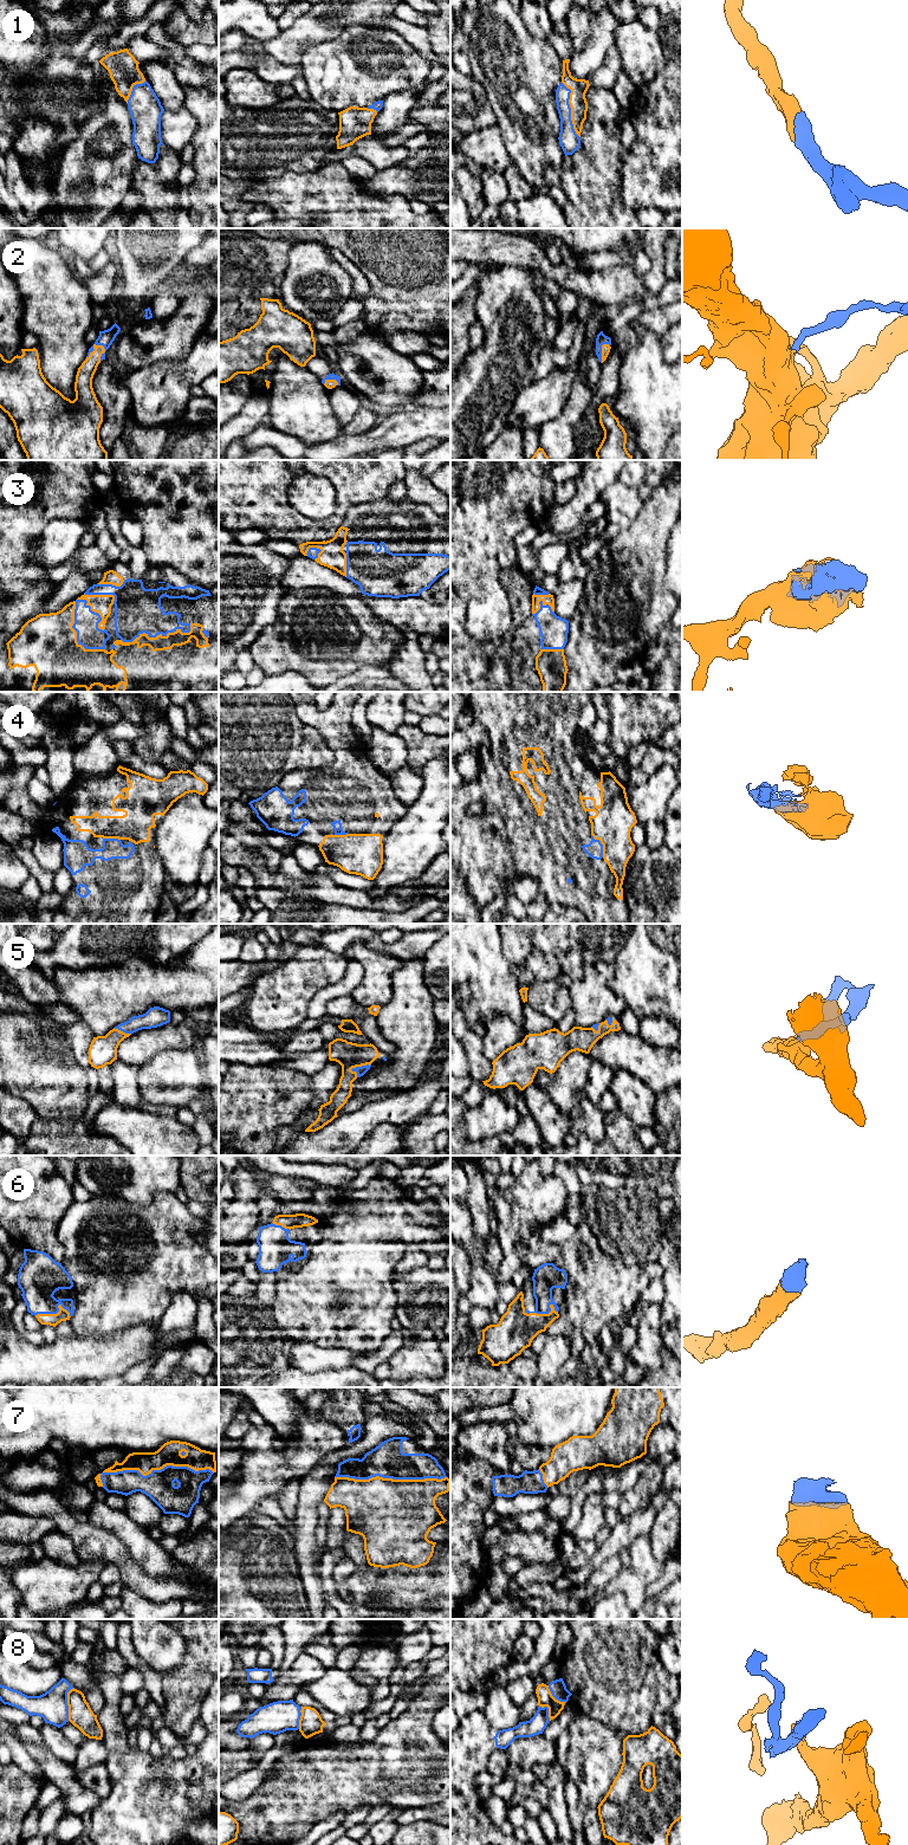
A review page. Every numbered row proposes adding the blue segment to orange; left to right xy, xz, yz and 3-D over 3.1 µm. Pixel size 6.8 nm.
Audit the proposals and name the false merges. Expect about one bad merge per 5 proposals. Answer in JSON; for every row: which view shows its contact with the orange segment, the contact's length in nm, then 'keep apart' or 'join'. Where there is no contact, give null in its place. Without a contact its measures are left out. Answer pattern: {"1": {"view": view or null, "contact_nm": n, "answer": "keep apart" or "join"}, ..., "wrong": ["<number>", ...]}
{"1": {"view": "yz", "contact_nm": 400, "answer": "join"}, "2": {"view": "xy", "contact_nm": 160, "answer": "join"}, "3": {"view": "xy", "contact_nm": 500, "answer": "join"}, "4": {"view": "yz", "contact_nm": 180, "answer": "join"}, "5": {"view": "xz", "contact_nm": 150, "answer": "join"}, "6": {"view": "yz", "contact_nm": 240, "answer": "join"}, "7": {"view": "xy", "contact_nm": 800, "answer": "join"}, "8": {"view": "xy", "contact_nm": 220, "answer": "keep apart"}, "wrong": ["8"]}

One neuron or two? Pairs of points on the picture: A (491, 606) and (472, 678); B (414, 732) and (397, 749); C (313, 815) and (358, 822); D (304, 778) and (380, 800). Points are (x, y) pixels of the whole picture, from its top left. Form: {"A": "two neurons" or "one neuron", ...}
{"A": "two neurons", "B": "two neurons", "C": "one neuron", "D": "one neuron"}

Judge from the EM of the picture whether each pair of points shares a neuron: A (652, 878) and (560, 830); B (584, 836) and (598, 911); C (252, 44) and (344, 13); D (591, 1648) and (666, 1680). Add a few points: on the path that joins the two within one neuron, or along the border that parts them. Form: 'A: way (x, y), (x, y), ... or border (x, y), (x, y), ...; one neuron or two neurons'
A: border (635, 847), (626, 867), (622, 892); two neurons
B: way (584, 855), (582, 860), (582, 892); one neuron
C: border (260, 43), (258, 50), (244, 49); two neurons
D: way (610, 1667), (623, 1680), (647, 1680); one neuron

